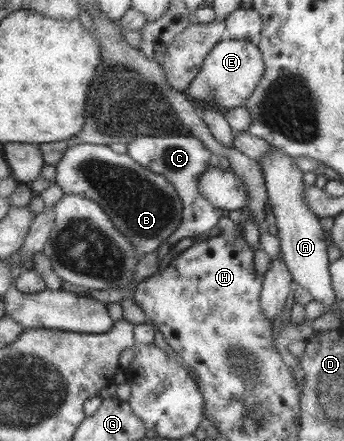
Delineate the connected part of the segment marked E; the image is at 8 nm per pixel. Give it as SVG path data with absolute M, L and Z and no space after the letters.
M229 38L218 40L214 47L204 56L202 66L192 82L185 89L185 95L197 107L229 109L244 107L245 101L264 74L264 63L257 45L246 40Z

